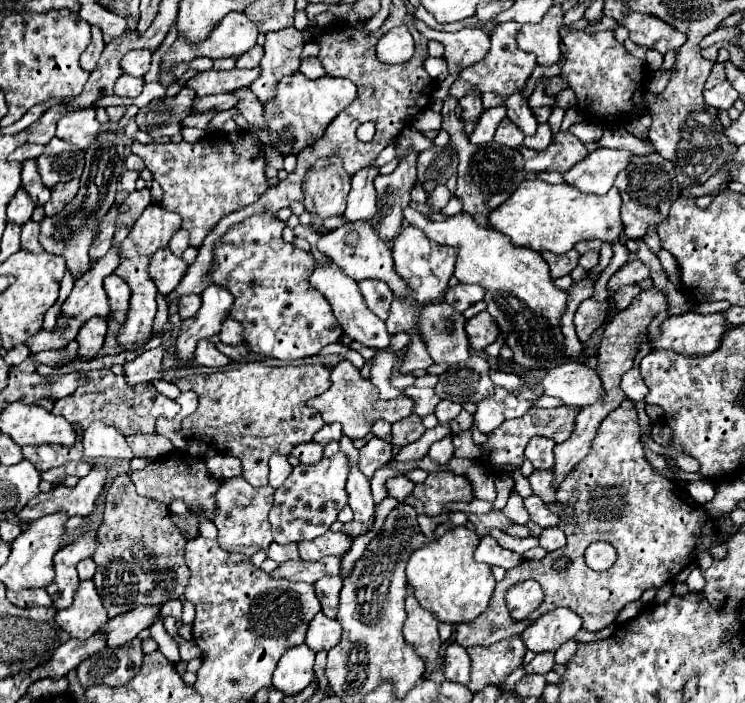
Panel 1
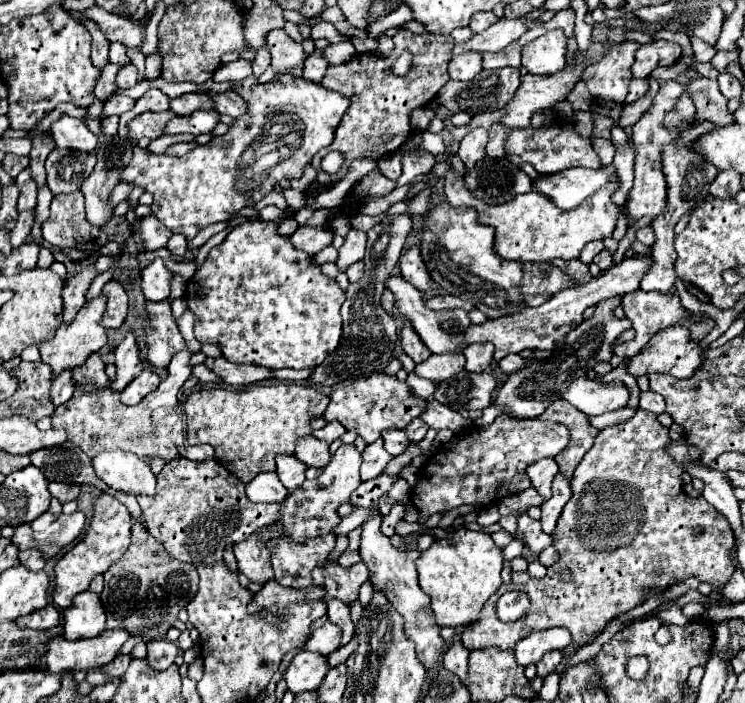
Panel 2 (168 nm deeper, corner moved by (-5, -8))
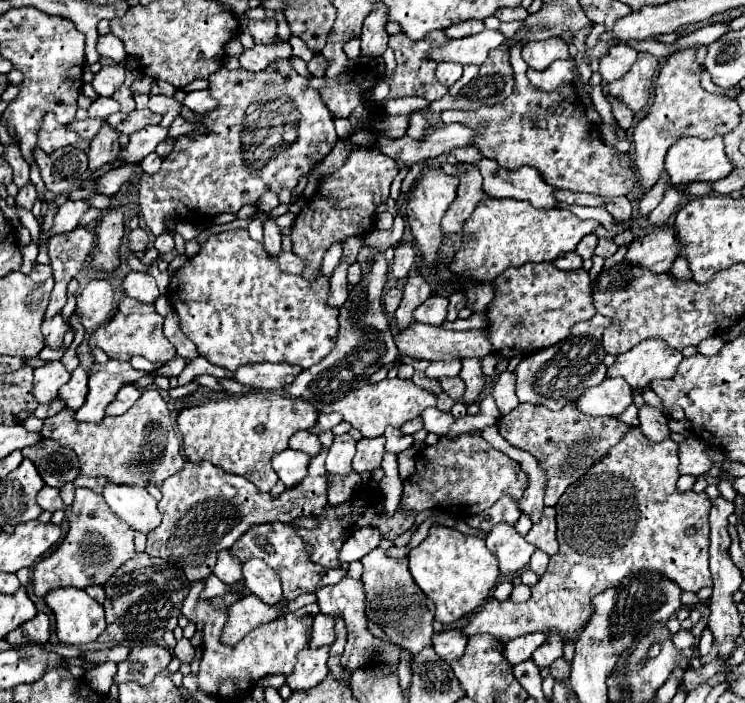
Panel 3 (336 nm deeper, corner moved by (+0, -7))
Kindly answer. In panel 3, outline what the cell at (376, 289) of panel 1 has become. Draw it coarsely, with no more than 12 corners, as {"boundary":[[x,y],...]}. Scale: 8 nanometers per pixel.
{"boundary":[[392,287],[384,295],[384,309],[394,313],[402,299],[402,289]]}

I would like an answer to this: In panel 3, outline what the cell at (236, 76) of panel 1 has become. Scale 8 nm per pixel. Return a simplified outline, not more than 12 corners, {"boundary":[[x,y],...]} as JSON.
{"boundary":[[150,95],[148,109],[162,115],[164,127],[180,117],[182,103],[166,95]]}

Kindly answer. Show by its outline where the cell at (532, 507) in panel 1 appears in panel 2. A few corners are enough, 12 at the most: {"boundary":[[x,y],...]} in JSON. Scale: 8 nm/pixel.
{"boundary":[[527,514],[517,520],[513,538],[533,554],[553,544],[539,520]]}

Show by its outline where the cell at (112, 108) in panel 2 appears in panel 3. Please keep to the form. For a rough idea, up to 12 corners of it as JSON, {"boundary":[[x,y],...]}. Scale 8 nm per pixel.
{"boundary":[[98,97],[90,109],[90,117],[106,119],[120,111],[120,103],[112,97]]}

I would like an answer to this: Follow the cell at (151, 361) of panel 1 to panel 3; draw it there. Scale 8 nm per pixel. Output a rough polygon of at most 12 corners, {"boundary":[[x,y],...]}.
{"boundary":[[128,383],[106,407],[108,415],[122,415],[138,401],[140,389]]}

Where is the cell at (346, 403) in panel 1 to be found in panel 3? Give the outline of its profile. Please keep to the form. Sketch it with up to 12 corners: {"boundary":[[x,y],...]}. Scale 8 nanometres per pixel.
{"boundary":[[404,379],[362,383],[322,413],[364,437],[402,427],[436,395]]}

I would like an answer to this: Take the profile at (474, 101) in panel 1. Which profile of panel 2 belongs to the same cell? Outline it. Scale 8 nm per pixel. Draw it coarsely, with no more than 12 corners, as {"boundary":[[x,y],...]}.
{"boundary":[[475,128],[459,144],[465,174],[485,158],[487,132]]}

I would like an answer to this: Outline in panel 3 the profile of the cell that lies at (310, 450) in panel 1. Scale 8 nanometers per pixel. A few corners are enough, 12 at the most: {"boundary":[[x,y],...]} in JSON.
{"boundary":[[310,431],[290,437],[290,449],[316,457],[322,451],[320,439]]}

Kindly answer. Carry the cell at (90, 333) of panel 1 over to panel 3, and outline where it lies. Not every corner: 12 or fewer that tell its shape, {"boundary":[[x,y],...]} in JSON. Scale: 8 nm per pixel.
{"boundary":[[82,365],[58,395],[66,407],[80,409],[88,395],[88,371]]}

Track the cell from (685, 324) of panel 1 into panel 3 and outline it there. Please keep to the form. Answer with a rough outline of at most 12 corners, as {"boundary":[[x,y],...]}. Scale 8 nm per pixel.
{"boundary":[[646,339],[618,357],[608,377],[644,389],[670,379],[682,353],[664,339]]}

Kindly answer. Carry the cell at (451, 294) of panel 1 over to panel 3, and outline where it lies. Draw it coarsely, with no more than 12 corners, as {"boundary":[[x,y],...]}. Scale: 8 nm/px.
{"boundary":[[432,295],[414,311],[418,323],[442,325],[448,299]]}

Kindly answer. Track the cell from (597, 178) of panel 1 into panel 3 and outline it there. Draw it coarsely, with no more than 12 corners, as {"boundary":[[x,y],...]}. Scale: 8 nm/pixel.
{"boundary":[[486,157],[476,165],[488,197],[558,205],[534,167],[506,171]]}

